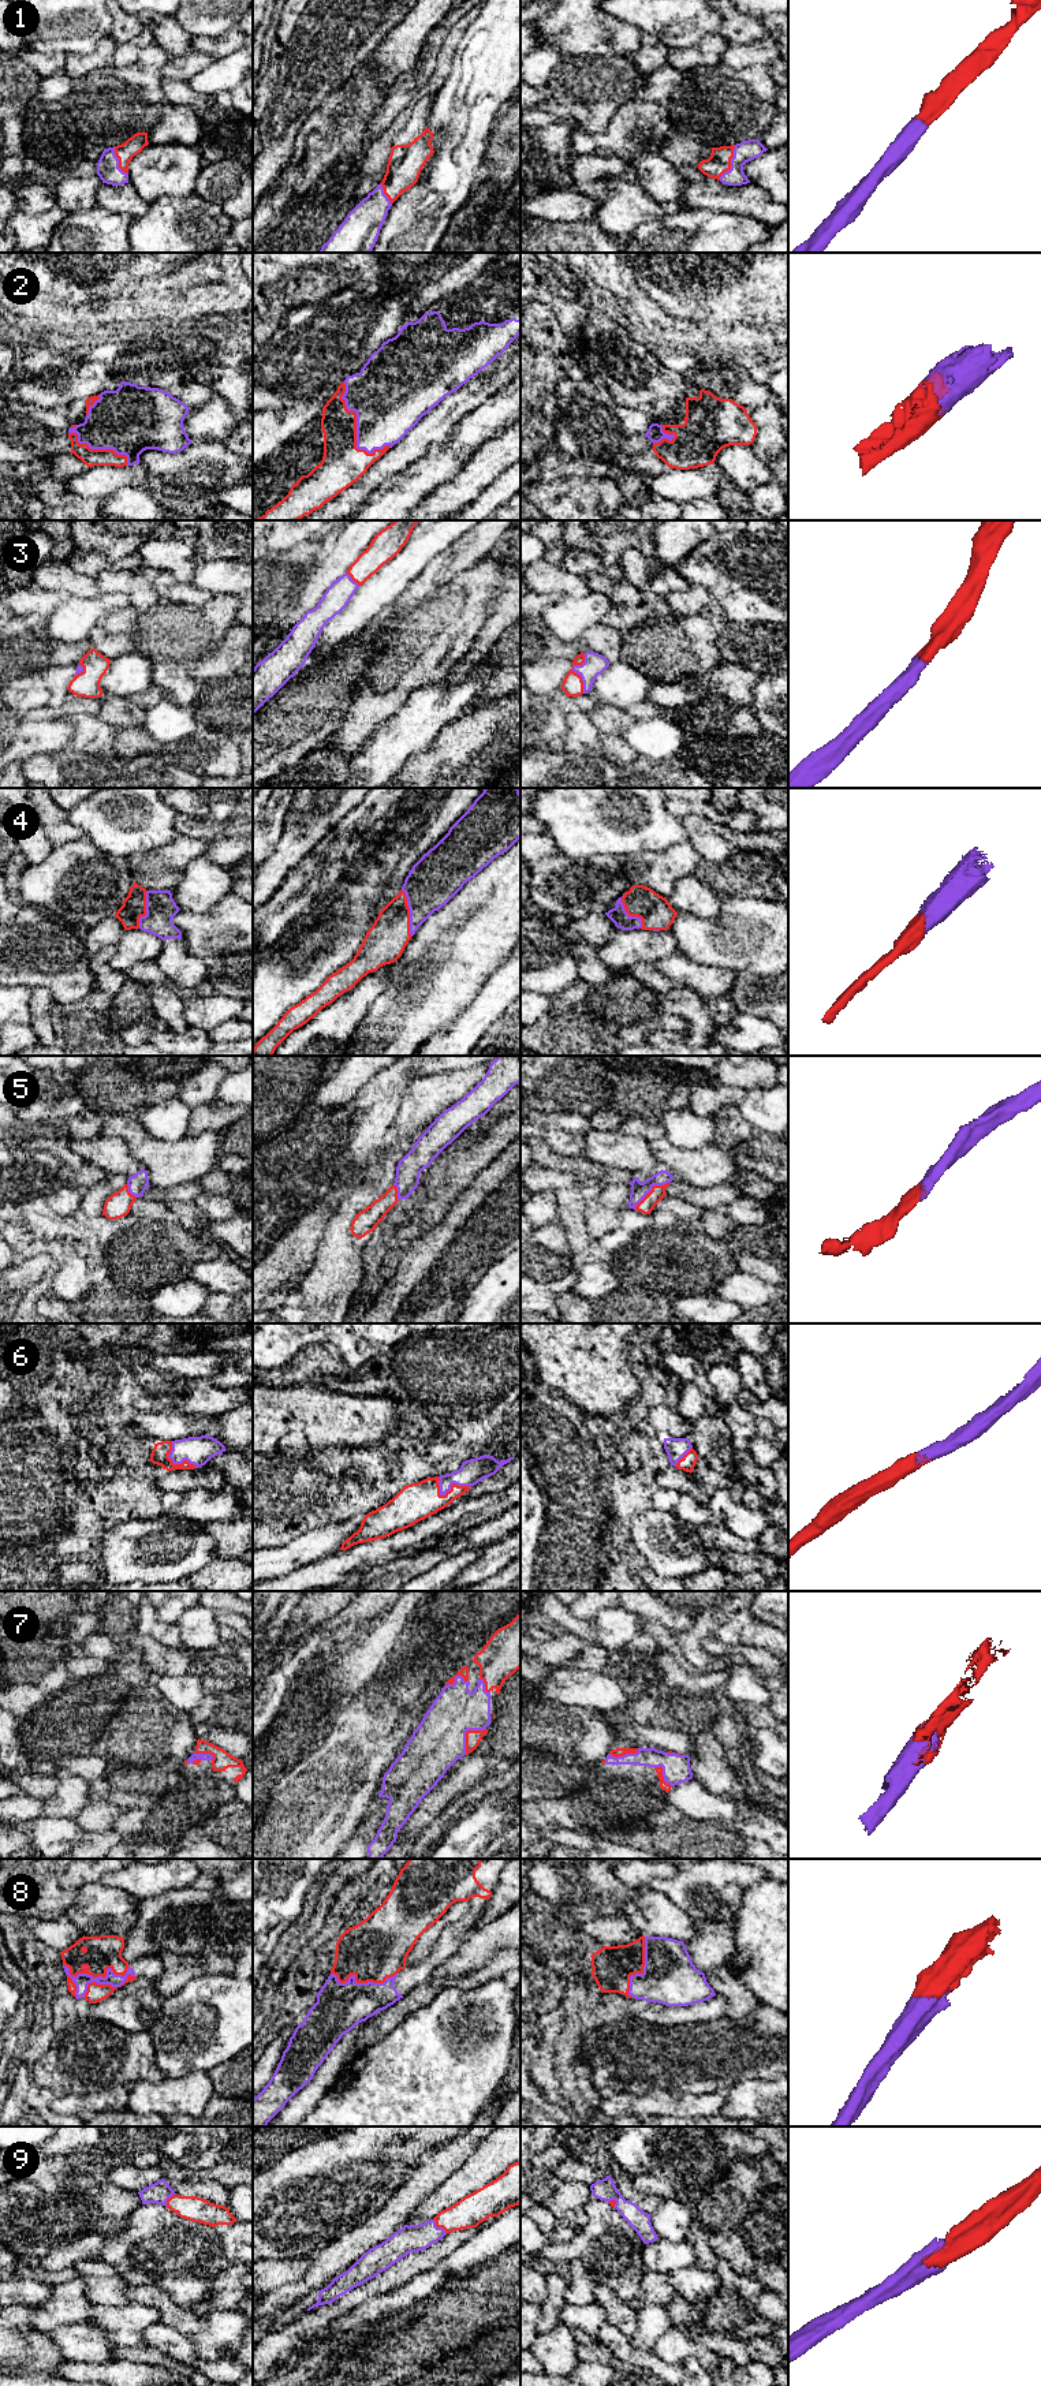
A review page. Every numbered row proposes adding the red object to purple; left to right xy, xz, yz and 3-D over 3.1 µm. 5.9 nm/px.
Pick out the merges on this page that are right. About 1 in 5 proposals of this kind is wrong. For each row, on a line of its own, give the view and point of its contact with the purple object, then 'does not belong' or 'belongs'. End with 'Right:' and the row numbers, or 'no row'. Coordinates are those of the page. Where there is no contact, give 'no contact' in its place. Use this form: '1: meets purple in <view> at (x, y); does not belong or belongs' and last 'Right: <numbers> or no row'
1: meets purple in yz at (731, 163); belongs
2: meets purple in xz at (357, 429); belongs
3: meets purple in yz at (574, 671); belongs
4: meets purple in xz at (410, 913); belongs
5: meets purple in yz at (650, 1190); belongs
6: meets purple in xz at (450, 1489); belongs
7: meets purple in xz at (465, 1733); belongs
8: meets purple in xy at (99, 1976); belongs
9: meets purple in xz at (436, 2226); belongs
Right: 1, 2, 3, 4, 5, 6, 7, 8, 9

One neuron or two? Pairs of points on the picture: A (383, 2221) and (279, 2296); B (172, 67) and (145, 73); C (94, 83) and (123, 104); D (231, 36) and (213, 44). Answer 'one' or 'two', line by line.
A: one
B: two
C: one
D: one

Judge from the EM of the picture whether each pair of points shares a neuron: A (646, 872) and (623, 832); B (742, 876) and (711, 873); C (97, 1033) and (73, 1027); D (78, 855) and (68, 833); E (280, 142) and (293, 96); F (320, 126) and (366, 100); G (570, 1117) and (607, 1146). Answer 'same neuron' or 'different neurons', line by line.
A: different neurons
B: same neuron
C: same neuron
D: different neurons
E: same neuron
F: same neuron
G: different neurons

